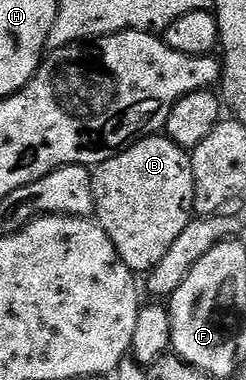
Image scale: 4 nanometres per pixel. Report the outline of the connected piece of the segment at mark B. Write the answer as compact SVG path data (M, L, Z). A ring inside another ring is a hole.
M149 136L141 138L125 146L119 154L106 160L101 166L95 167L92 176L92 191L96 208L95 221L110 236L118 256L132 273L137 276L147 275L170 252L170 244L182 236L182 228L186 228L194 221L196 209L196 189L194 188L194 168L189 151L183 150L166 136Z

